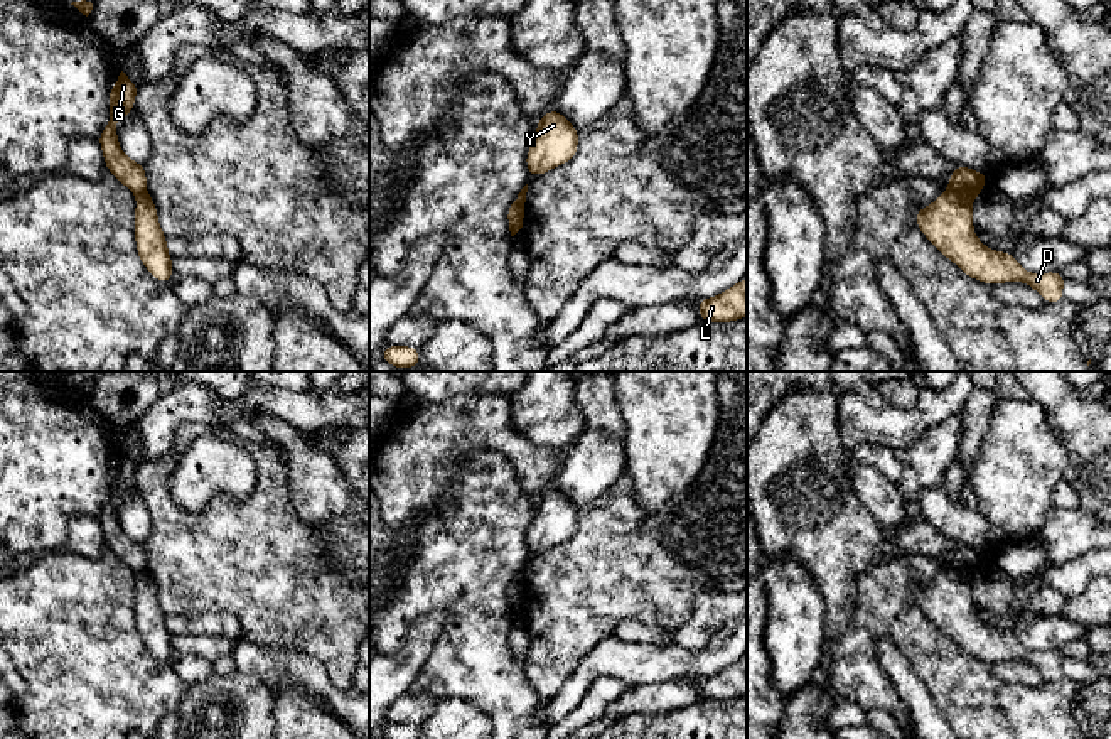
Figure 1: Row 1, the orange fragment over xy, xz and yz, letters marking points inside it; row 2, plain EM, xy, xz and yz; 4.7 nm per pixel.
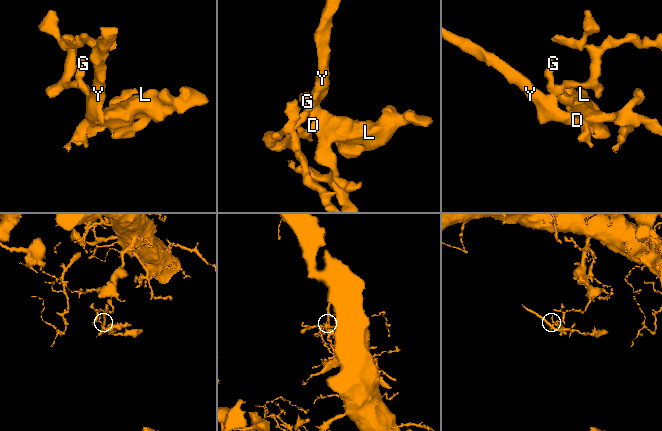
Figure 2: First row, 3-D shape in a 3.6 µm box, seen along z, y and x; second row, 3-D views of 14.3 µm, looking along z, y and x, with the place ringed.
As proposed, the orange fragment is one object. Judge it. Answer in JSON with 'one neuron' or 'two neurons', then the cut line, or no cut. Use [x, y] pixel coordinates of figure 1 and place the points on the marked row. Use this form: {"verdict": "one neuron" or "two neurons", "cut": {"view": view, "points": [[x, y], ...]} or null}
{"verdict": "two neurons", "cut": {"view": "yz", "points": [[951, 189], [970, 201]]}}

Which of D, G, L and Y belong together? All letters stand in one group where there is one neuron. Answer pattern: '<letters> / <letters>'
D L Y / G

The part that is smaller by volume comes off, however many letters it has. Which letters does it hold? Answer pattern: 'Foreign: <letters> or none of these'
Foreign: D, L, Y

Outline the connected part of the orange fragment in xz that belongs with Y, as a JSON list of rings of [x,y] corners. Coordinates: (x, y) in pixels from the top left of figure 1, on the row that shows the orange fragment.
[[[551,110],[538,120],[534,140],[526,154],[529,179],[570,162],[578,148],[578,130]]]

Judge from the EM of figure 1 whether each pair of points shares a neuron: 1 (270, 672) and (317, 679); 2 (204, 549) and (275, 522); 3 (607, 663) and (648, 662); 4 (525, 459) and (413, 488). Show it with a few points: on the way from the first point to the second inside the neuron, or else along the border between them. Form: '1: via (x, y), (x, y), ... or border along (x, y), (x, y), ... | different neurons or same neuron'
1: via (282, 672), (305, 672) | same neuron
2: via (221, 549), (248, 549), (258, 539) | same neuron
3: via (617, 662), (638, 662) | same neuron
4: via (498, 439), (462, 439), (440, 461) | same neuron

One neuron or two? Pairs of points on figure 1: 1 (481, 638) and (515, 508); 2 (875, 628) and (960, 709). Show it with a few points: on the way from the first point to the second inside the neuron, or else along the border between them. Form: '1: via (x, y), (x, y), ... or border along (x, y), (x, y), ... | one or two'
1: via (481, 606), (483, 540) | one
2: via (901, 630), (955, 684) | one

